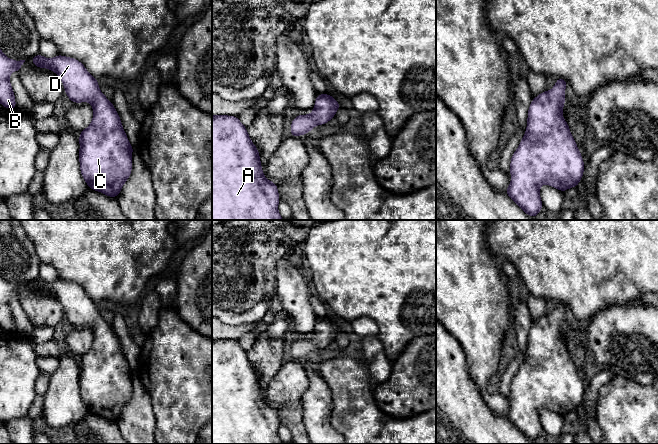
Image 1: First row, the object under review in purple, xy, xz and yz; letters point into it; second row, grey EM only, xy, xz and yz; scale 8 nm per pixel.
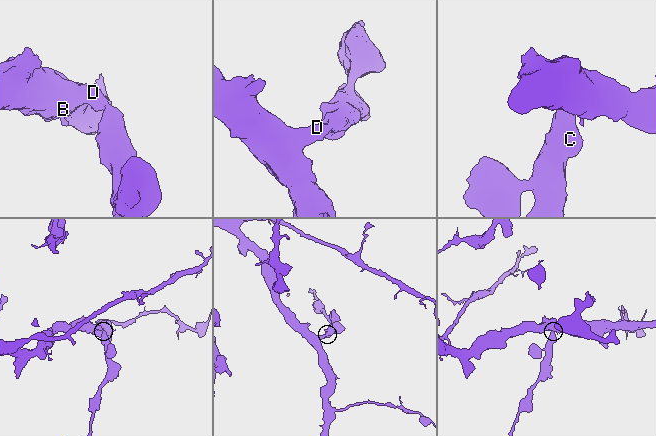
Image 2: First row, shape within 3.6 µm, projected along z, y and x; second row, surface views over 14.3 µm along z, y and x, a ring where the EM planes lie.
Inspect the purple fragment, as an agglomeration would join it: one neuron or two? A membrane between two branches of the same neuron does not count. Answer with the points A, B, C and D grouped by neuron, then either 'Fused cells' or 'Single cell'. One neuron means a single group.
Groups: A B C D. Single cell

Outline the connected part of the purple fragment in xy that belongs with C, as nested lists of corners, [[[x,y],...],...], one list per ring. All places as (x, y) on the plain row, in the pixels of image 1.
[[[40,277],[31,282],[34,290],[55,296],[61,303],[65,319],[72,327],[90,326],[93,331],[93,343],[90,349],[79,357],[79,387],[83,403],[92,414],[116,422],[132,396],[132,376],[120,340],[113,326],[100,315],[98,304],[90,299],[85,290],[77,283],[58,278],[54,282],[45,282]]]

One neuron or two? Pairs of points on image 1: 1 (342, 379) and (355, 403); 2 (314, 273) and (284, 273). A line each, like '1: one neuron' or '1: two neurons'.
1: one neuron
2: two neurons

